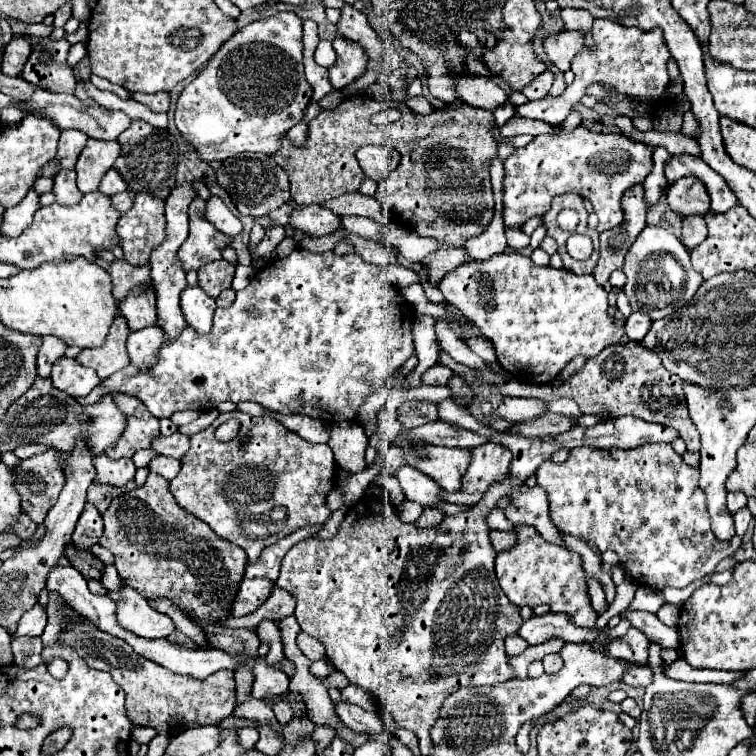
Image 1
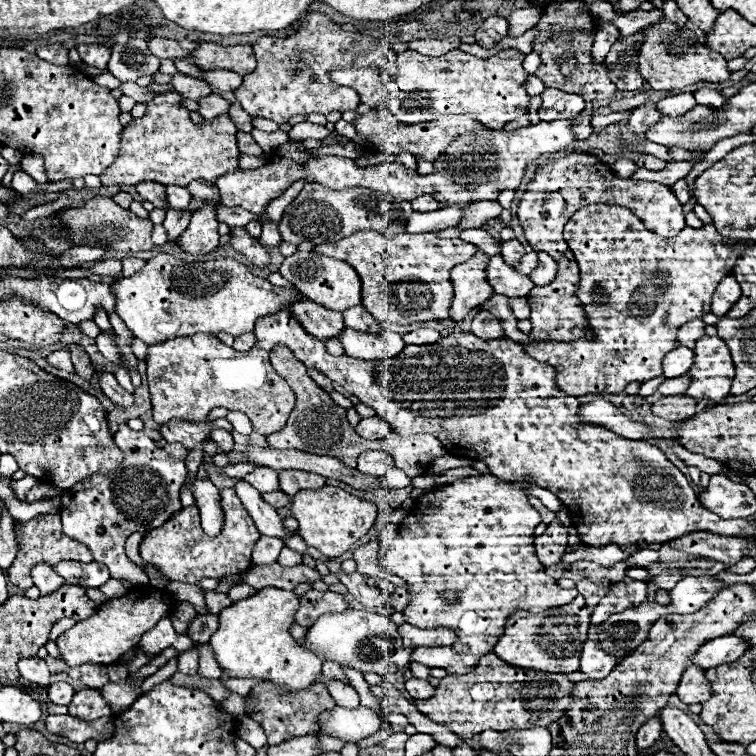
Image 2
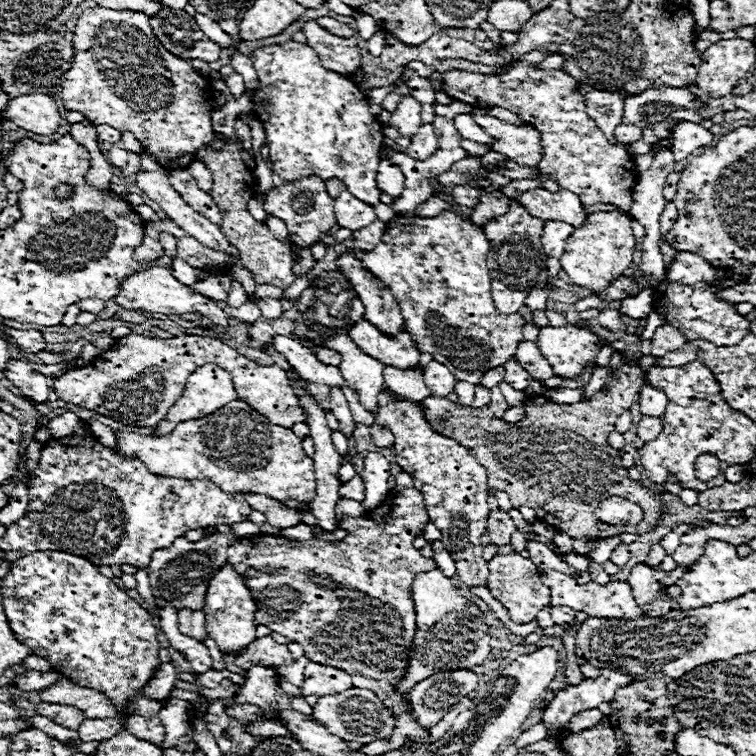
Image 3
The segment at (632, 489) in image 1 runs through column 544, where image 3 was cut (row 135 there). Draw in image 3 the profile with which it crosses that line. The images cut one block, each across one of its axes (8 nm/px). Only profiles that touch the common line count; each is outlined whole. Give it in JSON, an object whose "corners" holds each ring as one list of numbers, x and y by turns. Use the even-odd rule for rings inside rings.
{"corners":[[460,114,460,116,456,116,454,118,454,126,456,126,456,130,464,136,464,138,468,138,468,140,474,140,474,142,478,142,478,144,494,144,494,138,492,136,488,136,474,120,472,120,472,116,470,114]]}

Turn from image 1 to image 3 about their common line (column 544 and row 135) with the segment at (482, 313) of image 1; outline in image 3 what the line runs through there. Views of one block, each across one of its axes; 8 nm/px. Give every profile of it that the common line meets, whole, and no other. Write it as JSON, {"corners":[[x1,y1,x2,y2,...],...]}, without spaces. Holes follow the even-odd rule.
{"corners":[[286,42,282,46,264,46,252,56,254,68,258,72,260,88,252,98,252,112,262,122,266,130,266,140,270,148,272,172,282,180,298,180,300,176,320,176,322,180,338,178,346,184,352,196,374,206,380,202,380,188,376,184,376,172,382,152,382,124,374,114,368,112,368,100,364,92,346,76,322,68,318,54,308,44]]}

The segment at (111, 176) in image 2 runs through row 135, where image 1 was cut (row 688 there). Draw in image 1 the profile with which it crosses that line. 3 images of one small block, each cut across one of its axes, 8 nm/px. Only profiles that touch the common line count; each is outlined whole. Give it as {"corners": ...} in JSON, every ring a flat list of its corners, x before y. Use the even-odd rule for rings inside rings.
{"corners":[[90,622,70,624,60,634,60,640,72,644,72,648,76,648,76,652,84,658,88,666,110,672,116,684,126,694,132,694,126,696,126,702,128,702,128,718,136,726,152,726,160,734,170,734,168,730,168,724,172,724,170,720,180,718,188,728,218,724,220,720,228,718,232,714,232,708,236,706,236,685,234,672,231,670,220,670,204,680,194,680,190,676,168,672,160,664,136,656,136,652,124,640,118,640,98,630],[142,716,146,716,148,722,142,722]]}

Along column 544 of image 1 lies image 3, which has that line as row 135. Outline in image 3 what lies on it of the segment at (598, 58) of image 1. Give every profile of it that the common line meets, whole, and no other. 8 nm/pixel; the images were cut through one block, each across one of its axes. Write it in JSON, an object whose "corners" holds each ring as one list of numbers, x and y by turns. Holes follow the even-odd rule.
{"corners":[[104,124,104,126,96,126,96,134,98,134,98,140,102,140,102,142,110,142,110,144,120,142,120,138,122,138,122,134,120,134,116,128,108,126,108,124]]}

